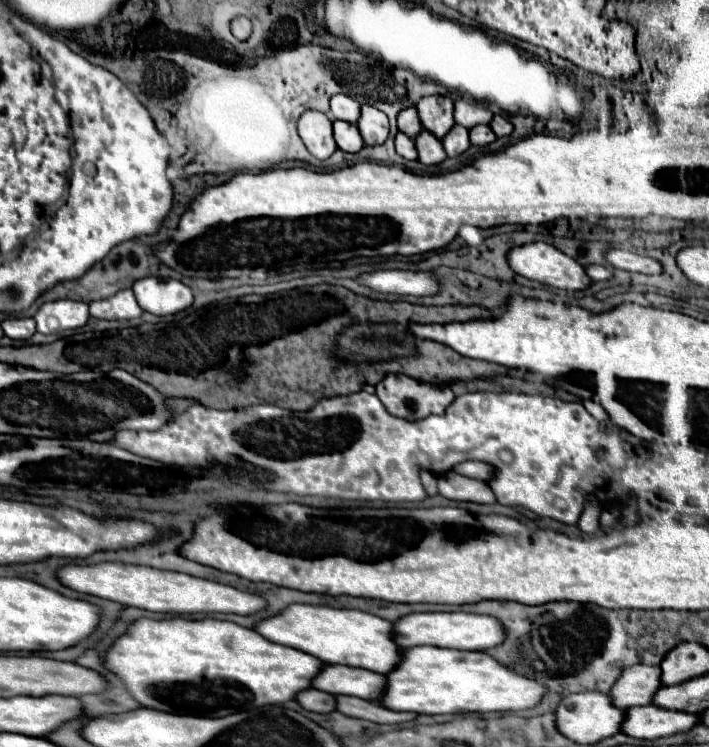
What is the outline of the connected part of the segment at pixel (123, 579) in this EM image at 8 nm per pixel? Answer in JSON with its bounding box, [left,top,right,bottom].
[57,562,265,614]

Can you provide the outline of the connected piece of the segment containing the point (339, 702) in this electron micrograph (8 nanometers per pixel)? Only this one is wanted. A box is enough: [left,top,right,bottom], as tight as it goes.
[335,696,417,724]

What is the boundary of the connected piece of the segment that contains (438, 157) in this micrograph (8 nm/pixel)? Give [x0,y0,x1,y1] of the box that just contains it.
[415,130,447,164]

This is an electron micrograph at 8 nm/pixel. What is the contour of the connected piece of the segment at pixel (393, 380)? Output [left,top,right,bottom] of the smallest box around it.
[375,374,455,420]

